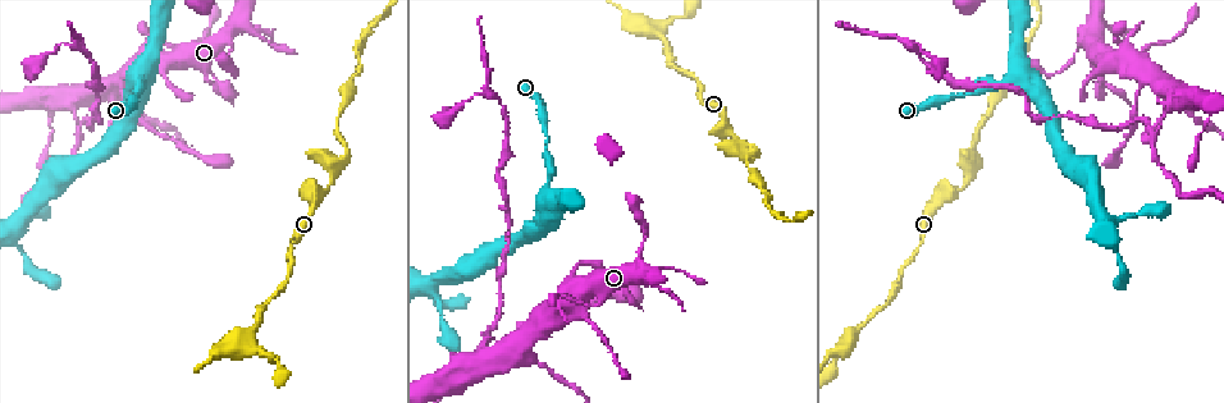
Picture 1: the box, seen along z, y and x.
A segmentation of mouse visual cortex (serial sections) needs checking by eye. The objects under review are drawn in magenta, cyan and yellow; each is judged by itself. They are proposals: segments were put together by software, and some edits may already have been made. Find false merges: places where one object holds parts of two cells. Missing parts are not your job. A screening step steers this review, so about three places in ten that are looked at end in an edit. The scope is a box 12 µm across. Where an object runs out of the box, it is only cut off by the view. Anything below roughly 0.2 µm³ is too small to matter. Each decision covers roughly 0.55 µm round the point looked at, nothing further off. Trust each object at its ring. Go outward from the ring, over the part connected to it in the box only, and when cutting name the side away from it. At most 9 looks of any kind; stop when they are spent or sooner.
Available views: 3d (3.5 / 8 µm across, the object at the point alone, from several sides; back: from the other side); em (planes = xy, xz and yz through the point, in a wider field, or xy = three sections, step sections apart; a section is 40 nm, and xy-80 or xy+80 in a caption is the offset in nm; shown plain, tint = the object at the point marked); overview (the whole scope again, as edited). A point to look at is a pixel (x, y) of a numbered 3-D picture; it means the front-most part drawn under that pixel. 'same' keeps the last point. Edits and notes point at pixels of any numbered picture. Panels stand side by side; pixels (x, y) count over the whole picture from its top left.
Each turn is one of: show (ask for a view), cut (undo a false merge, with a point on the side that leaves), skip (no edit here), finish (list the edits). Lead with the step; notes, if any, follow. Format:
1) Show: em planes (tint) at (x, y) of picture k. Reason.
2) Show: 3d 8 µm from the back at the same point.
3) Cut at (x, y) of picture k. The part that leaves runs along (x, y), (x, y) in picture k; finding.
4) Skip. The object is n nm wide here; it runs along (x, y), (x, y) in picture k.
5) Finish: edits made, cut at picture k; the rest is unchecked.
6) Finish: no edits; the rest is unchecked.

Show: 3d 3.5 µm at (243, 343) of picture 1. Arms part here.

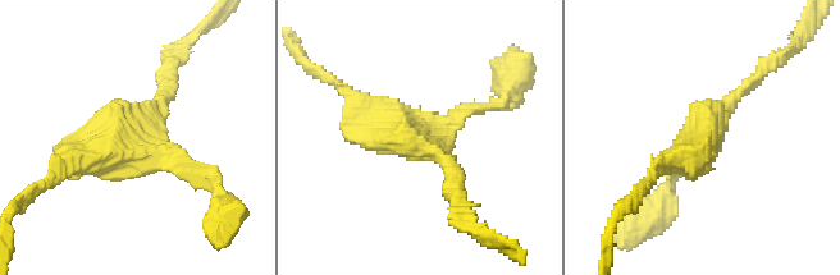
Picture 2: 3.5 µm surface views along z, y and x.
Show: em xy step 1 (tint) at (417, 135) of picture 2. 3 arms meet here; the arms are 150, 150, 300 nm wide.

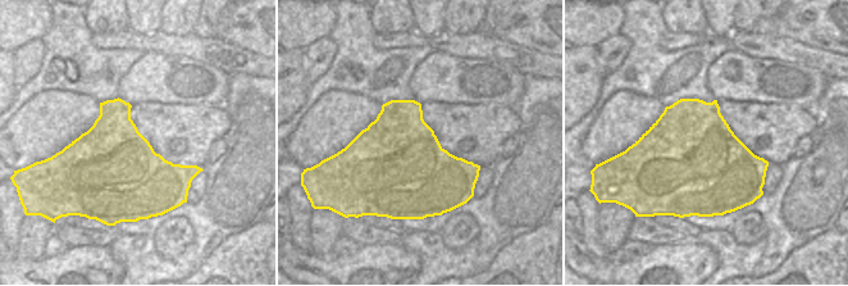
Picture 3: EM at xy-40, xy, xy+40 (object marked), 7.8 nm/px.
Skip. It runs along (455, 182), (419, 136), (348, 94) in picture 2; all the same cell.

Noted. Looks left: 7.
Show: 3d 3.5 µm at (349, 153) of picture 1. Sharp bend.

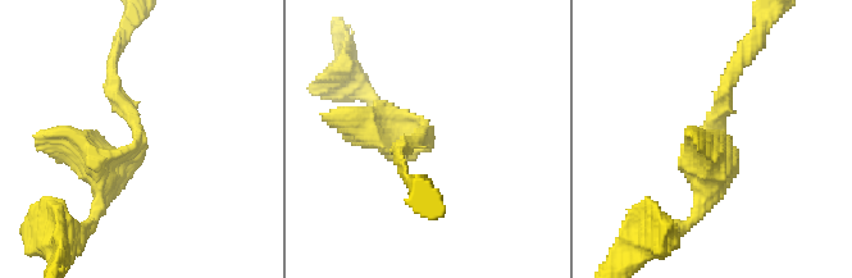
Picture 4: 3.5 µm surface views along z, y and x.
Show: em xy step 2 (tint) at (432, 133) of picture 4.

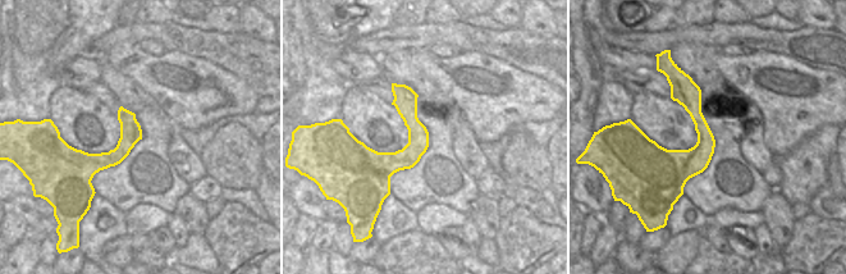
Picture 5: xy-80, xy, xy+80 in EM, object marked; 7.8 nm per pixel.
Skip. It runs along (702, 201), (732, 71) in picture 4; one cell here.

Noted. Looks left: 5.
Show: 3d 3.5 µm at (516, 355) of picture 1. Three arms meet.

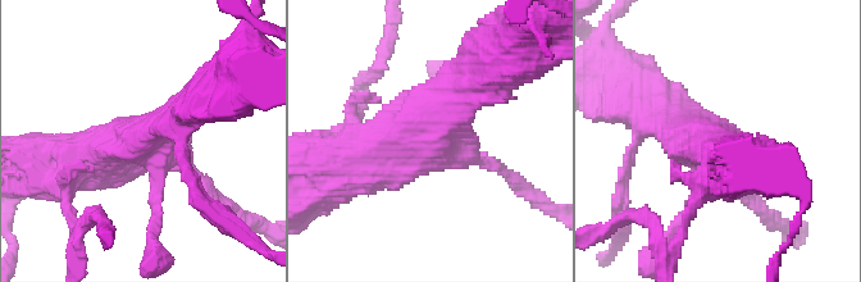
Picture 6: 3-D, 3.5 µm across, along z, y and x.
Show: em planes (plain) at (437, 142) of picture 6. Need the tissue.

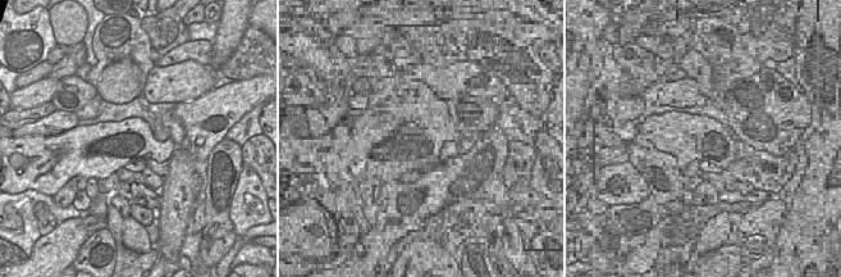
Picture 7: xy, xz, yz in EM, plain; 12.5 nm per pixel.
Show: em planes (tint) at the same point. With the object marked.

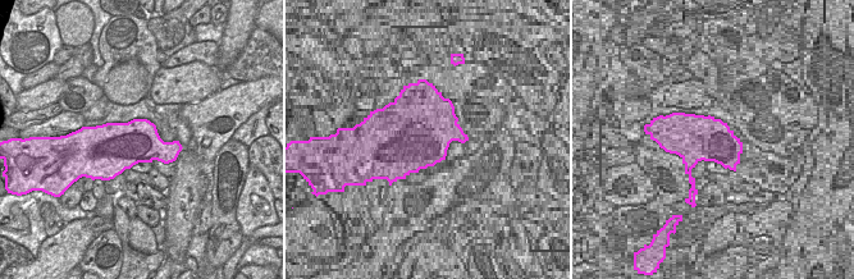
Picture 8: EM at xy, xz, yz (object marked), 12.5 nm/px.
Skip. It runs along (483, 78), (354, 163) in picture 6; one cell here.

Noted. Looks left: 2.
Finish: no edits; the rest is unchecked.

